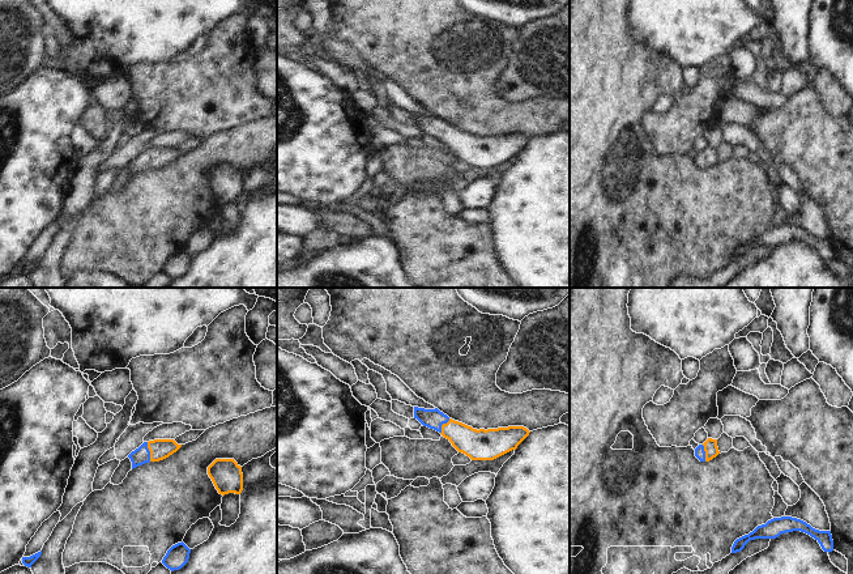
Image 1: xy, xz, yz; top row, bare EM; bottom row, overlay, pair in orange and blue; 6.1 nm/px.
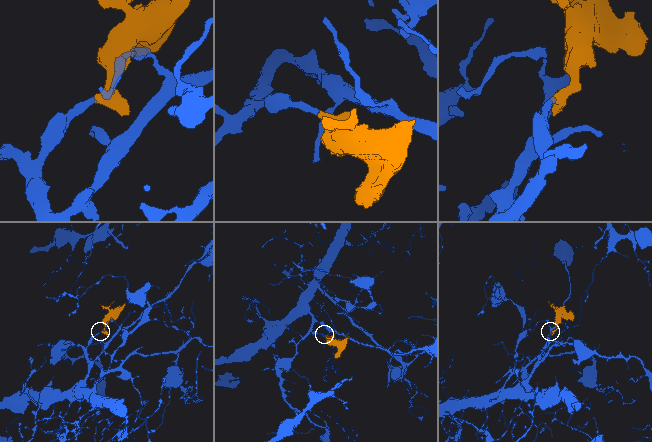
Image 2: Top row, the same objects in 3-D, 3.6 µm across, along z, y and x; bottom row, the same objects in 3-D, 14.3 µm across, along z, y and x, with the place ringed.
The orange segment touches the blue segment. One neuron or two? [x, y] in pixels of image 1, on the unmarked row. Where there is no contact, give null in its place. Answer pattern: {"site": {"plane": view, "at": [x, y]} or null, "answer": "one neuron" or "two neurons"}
{"site": {"plane": "xy", "at": [149, 157]}, "answer": "one neuron"}

